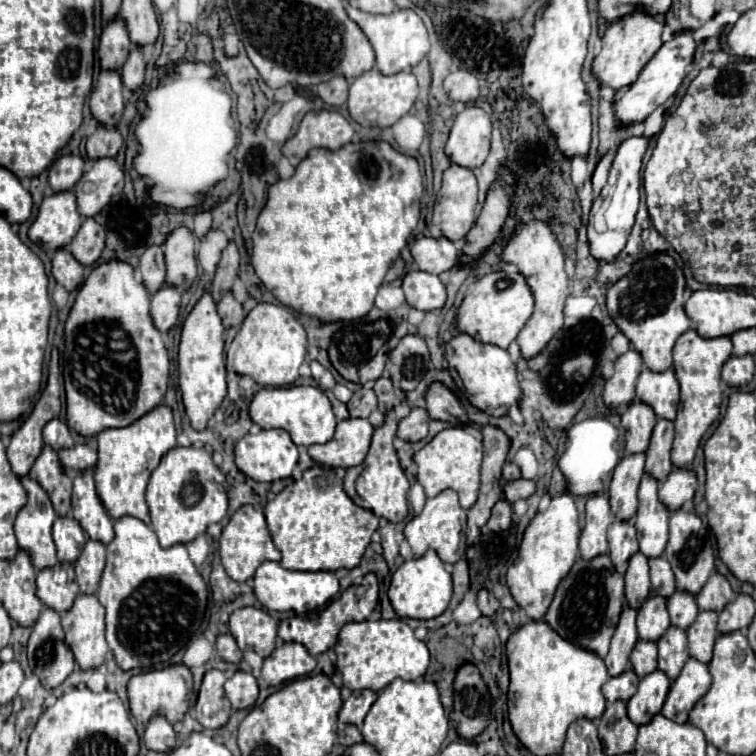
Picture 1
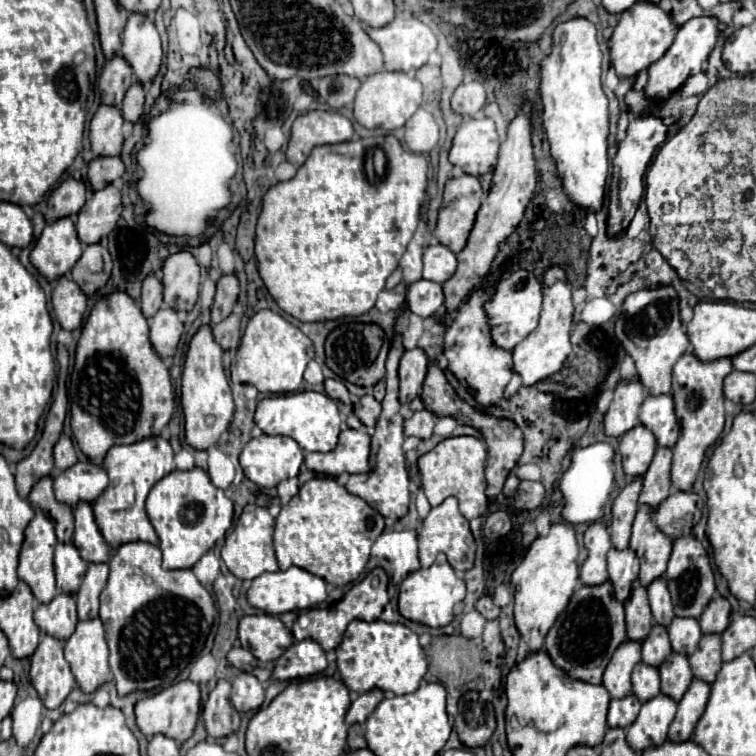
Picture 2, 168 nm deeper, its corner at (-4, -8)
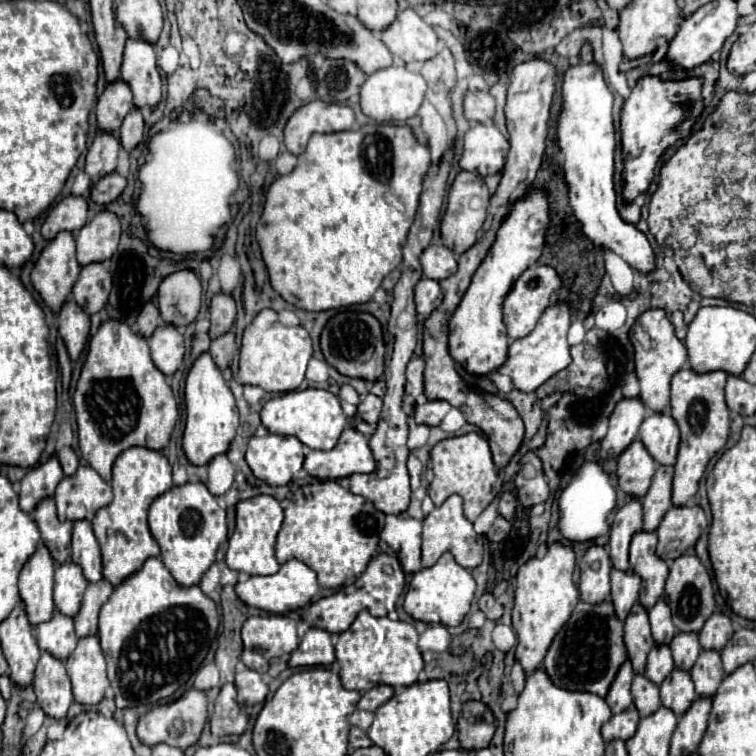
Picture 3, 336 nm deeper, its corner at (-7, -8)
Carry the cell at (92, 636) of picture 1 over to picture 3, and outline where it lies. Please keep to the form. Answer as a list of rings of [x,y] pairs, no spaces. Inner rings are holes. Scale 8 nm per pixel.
[[[97,636],[81,638],[75,652],[65,662],[67,674],[73,686],[73,698],[77,704],[95,706],[103,700],[105,690],[109,688],[105,672],[105,656],[99,646]]]

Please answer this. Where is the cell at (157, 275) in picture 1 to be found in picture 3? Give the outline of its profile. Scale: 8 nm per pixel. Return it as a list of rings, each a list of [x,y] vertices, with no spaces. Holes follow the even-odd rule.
[[[147,302],[137,318],[137,328],[139,328],[139,336],[143,338],[151,338],[151,334],[155,332],[155,328],[161,324],[161,314],[157,310],[157,306],[153,302]]]

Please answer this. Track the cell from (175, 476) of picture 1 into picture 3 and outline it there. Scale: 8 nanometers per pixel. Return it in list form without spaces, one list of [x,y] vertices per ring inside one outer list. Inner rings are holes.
[[[187,482],[185,486],[171,488],[169,492],[161,494],[149,508],[149,530],[161,548],[161,560],[171,572],[171,576],[179,582],[179,586],[195,586],[201,582],[203,574],[215,562],[215,552],[219,544],[227,538],[227,518],[225,510],[219,508],[217,498],[207,490],[201,482]]]

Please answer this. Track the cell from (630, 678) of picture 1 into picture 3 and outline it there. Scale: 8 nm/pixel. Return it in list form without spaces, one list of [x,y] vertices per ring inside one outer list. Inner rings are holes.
[[[631,706],[629,710],[611,716],[611,720],[601,728],[601,736],[605,742],[611,742],[611,738],[619,738],[625,742],[627,738],[631,738],[631,734],[635,734],[637,724],[639,724],[639,714]]]

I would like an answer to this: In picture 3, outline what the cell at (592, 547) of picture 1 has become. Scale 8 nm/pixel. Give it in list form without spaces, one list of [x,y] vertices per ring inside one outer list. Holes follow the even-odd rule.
[[[591,546],[585,552],[585,562],[581,566],[579,594],[583,602],[603,602],[609,598],[609,572],[611,560],[603,546]]]

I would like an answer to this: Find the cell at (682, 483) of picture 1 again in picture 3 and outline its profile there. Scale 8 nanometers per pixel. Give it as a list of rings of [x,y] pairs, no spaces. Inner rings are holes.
[[[697,504],[671,508],[657,528],[659,544],[655,554],[663,560],[675,560],[679,554],[691,552],[705,526],[707,518]]]

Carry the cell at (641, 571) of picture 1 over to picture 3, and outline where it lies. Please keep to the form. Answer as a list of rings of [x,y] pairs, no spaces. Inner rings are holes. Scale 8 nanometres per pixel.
[[[639,602],[631,608],[631,614],[625,620],[623,640],[625,640],[627,656],[629,656],[629,660],[633,664],[635,674],[643,674],[647,654],[649,654],[651,646],[655,646],[655,642],[651,638],[651,626],[649,626],[647,610]]]

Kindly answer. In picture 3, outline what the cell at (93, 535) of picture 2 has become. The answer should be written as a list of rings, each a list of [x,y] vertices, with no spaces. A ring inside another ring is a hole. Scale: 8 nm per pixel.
[[[77,520],[73,524],[73,540],[71,540],[71,560],[83,566],[83,576],[89,582],[99,582],[101,578],[101,550],[93,528],[87,520]]]

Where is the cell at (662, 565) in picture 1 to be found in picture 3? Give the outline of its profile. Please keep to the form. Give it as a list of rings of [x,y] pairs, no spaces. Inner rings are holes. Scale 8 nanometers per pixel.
[[[659,600],[649,610],[649,622],[651,622],[651,634],[653,634],[655,644],[669,646],[671,638],[675,636],[677,630],[675,630],[673,620],[671,620],[671,610],[669,610],[669,606],[663,600]]]

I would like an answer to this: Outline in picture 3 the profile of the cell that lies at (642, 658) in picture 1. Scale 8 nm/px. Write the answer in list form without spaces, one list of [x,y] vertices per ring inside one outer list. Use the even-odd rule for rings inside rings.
[[[641,674],[635,676],[633,686],[631,686],[631,694],[633,694],[633,704],[639,710],[641,718],[645,718],[647,714],[651,714],[651,710],[657,710],[661,706],[659,688]]]

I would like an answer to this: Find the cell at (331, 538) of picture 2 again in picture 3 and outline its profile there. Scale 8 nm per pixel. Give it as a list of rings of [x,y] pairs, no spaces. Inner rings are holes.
[[[319,480],[301,486],[285,506],[285,520],[277,534],[275,556],[279,564],[295,558],[307,564],[323,588],[339,588],[361,576],[377,552],[385,514],[369,500],[353,494],[335,480]]]

